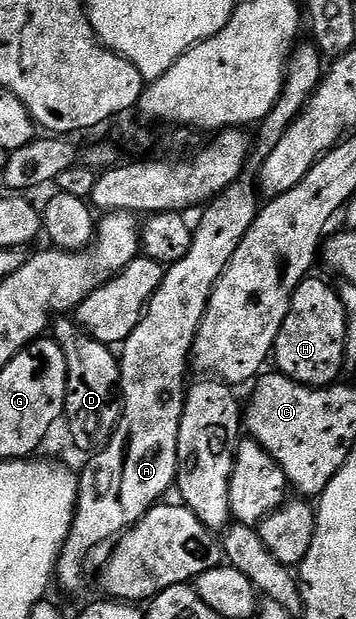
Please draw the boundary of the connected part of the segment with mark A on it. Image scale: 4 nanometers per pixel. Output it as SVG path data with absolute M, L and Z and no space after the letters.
M315 44L303 45L290 56L285 85L275 107L256 126L257 137L255 133L245 172L200 210L201 218L195 221L191 251L187 251L179 263L166 268L163 283L149 300L141 321L120 346L121 418L117 420L117 427L107 444L88 458L89 466L79 473L77 510L55 570L56 584L65 589L83 588L85 572L89 569L89 553L129 532L164 498L161 496L168 489L174 488L179 423L183 419L187 396L185 376L191 373L193 344L207 311L207 303L218 279L224 275L227 263L231 263L231 255L239 251L243 235L247 235L251 223L255 223L259 208L258 174L263 163L267 163L267 157L275 151L279 139L287 135L321 84L323 57Z

